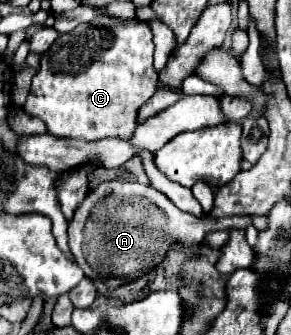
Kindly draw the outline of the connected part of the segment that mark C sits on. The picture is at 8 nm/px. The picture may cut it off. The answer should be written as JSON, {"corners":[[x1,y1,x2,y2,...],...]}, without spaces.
{"corners":[[95,17,89,23,81,23,75,31,63,35,63,43,53,43,53,47,41,55,39,67,23,109,27,115,45,121,49,133,55,137,85,141,131,137,137,127,137,111,151,99,157,85,157,71,153,67,153,33,145,21,139,21,137,25,121,25,109,17]]}

